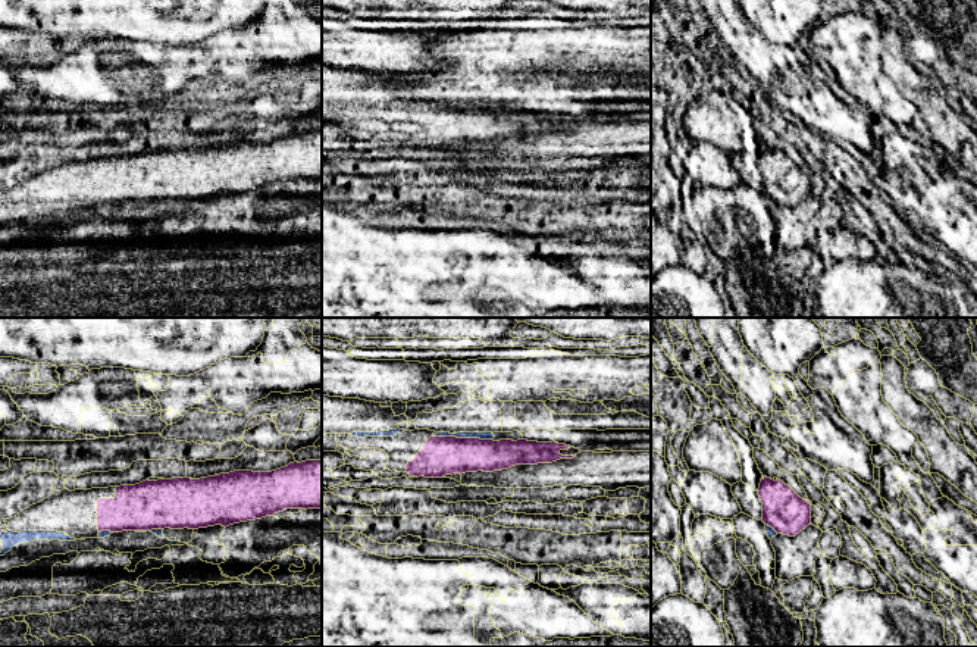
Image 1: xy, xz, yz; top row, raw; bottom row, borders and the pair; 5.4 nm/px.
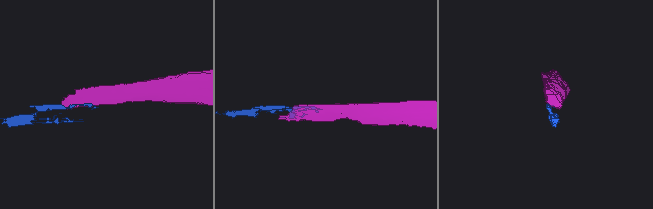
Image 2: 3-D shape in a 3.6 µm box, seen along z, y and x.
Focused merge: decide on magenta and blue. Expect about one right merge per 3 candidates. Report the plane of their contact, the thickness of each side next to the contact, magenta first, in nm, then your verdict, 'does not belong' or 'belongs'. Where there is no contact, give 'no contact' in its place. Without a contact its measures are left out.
contact in xz; calibres 220 and 50 nm; belongs

